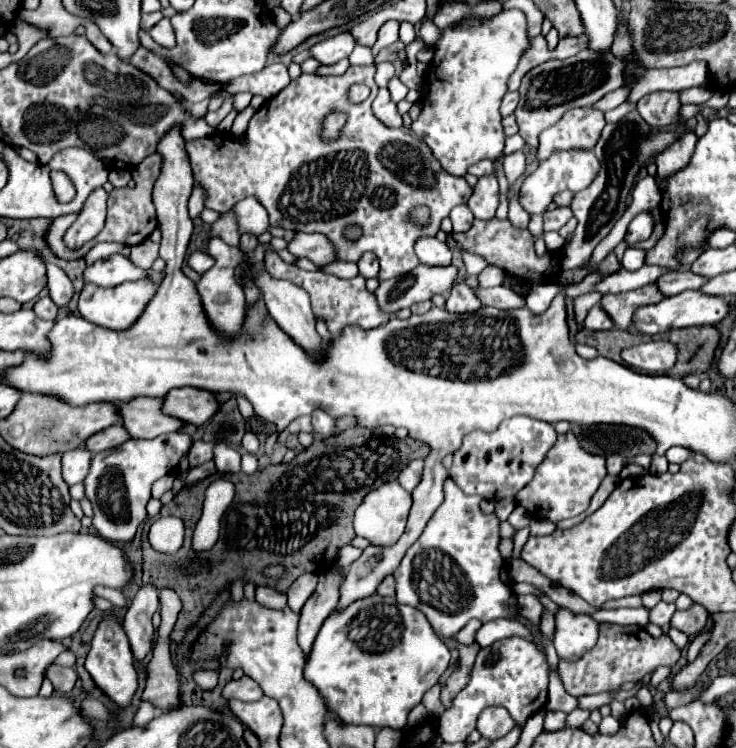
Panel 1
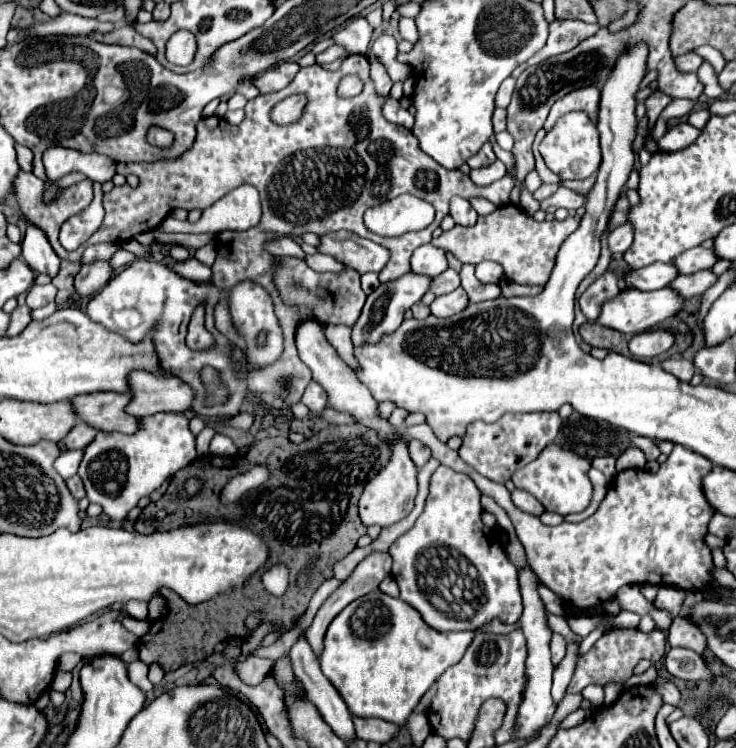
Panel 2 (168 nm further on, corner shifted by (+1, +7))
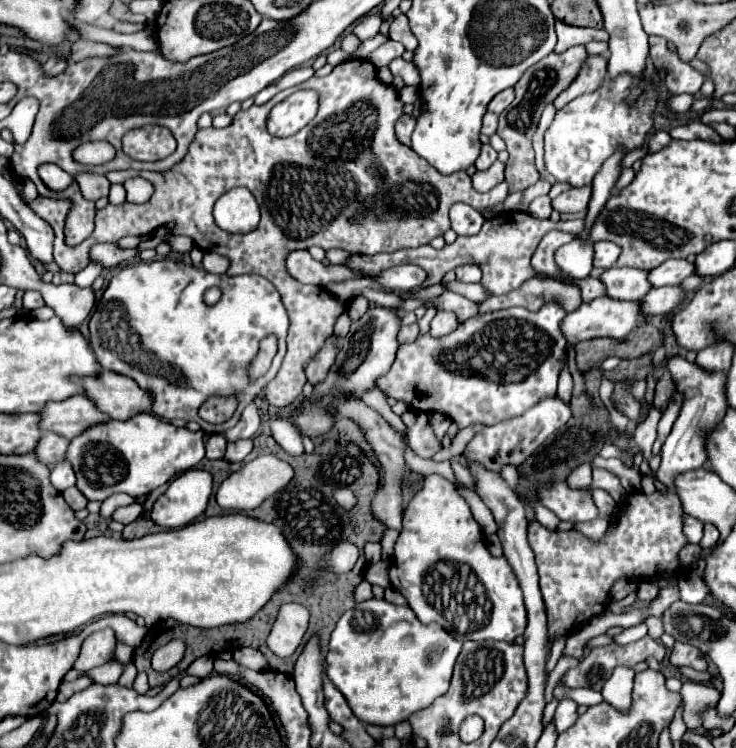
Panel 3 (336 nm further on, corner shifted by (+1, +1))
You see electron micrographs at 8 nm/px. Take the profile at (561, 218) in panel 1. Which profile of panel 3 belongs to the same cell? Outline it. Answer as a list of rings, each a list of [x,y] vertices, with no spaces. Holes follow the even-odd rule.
[[[580,187],[580,189],[568,189],[564,193],[560,193],[554,201],[552,207],[558,209],[560,213],[578,213],[578,211],[586,211],[588,209],[588,201],[592,195],[592,187]]]

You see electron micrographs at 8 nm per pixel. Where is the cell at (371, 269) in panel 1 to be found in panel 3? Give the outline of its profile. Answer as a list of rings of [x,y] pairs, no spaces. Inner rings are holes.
[[[510,211],[510,213],[502,213],[496,215],[492,219],[488,219],[482,227],[482,231],[474,237],[458,237],[456,243],[446,245],[444,249],[432,249],[430,245],[422,245],[416,249],[402,249],[394,253],[378,253],[378,255],[350,255],[350,259],[346,261],[346,265],[350,269],[356,271],[364,271],[368,275],[376,275],[382,269],[388,269],[392,266],[412,263],[418,265],[422,269],[426,269],[428,281],[426,285],[440,283],[442,277],[456,269],[462,263],[476,263],[482,269],[482,287],[490,293],[490,295],[506,295],[514,289],[518,289],[526,279],[536,277],[532,265],[530,265],[530,257],[536,251],[540,239],[550,231],[550,229],[566,229],[570,233],[580,233],[584,231],[584,221],[582,219],[574,219],[574,221],[552,221],[552,219],[538,219],[532,217],[528,213],[522,211]]]

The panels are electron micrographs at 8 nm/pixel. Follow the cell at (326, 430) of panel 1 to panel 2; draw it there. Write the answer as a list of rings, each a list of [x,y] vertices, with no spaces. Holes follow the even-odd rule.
[[[310,381],[310,385],[306,387],[306,391],[304,391],[304,395],[302,395],[300,401],[302,401],[312,413],[322,413],[322,409],[324,409],[326,403],[328,403],[328,397],[326,397],[326,391],[324,391],[318,383]]]

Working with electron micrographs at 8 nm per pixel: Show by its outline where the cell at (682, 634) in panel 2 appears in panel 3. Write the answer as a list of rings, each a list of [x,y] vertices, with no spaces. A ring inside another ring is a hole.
[[[676,643],[672,653],[670,653],[670,663],[674,667],[692,667],[696,671],[706,671],[708,663],[702,655],[702,651],[698,651],[694,645],[688,643]]]

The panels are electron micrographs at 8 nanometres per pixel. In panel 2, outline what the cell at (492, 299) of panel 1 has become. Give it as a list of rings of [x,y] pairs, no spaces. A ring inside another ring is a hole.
[[[464,265],[462,271],[460,271],[460,277],[462,277],[462,287],[464,291],[468,293],[470,297],[470,303],[478,303],[478,301],[486,301],[486,299],[496,299],[500,297],[500,285],[496,283],[480,283],[476,277],[474,277],[474,265]]]

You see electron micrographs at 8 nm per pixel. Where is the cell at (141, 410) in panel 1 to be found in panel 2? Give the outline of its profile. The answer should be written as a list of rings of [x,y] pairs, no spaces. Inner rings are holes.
[[[88,393],[72,399],[82,421],[94,425],[100,431],[120,431],[134,433],[140,429],[140,419],[126,415],[126,405],[130,403],[130,393]]]

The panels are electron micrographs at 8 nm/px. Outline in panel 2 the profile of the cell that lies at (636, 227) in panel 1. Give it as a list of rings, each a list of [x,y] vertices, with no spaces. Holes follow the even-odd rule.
[[[624,223],[620,227],[616,227],[610,235],[608,235],[608,245],[610,245],[610,251],[612,253],[626,253],[626,249],[630,249],[632,245],[632,225],[630,223]]]

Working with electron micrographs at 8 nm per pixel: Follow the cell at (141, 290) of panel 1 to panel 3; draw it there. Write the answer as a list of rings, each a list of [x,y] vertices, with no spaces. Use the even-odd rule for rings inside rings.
[[[162,259],[150,263],[138,263],[134,267],[124,267],[110,279],[108,289],[102,295],[98,309],[90,319],[90,347],[96,353],[98,365],[102,369],[126,375],[138,383],[144,391],[150,391],[154,403],[152,413],[160,419],[184,419],[196,421],[206,433],[222,433],[236,425],[240,419],[242,409],[256,397],[260,391],[274,379],[276,371],[282,365],[286,353],[286,329],[288,329],[288,315],[280,301],[278,291],[270,285],[268,279],[258,275],[238,275],[228,277],[228,291],[226,291],[226,277],[228,275],[212,275],[202,267],[192,267],[192,263],[178,261],[178,259]],[[210,287],[222,289],[222,299],[216,305],[204,303],[204,291]],[[268,335],[276,335],[278,339],[278,353],[272,361],[270,371],[256,379],[248,379],[248,367],[252,365],[260,341]],[[210,397],[236,397],[238,409],[234,415],[222,423],[212,425],[198,417],[198,409]]]

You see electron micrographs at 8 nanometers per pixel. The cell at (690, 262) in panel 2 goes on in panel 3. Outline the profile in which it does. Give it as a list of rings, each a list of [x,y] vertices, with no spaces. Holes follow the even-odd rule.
[[[668,259],[660,267],[648,273],[652,287],[664,287],[664,285],[680,285],[686,277],[694,273],[694,265],[686,259]]]

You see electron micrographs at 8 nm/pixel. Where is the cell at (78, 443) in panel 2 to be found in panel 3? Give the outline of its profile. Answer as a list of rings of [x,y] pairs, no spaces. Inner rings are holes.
[[[44,433],[40,437],[40,443],[36,443],[34,447],[34,455],[46,467],[54,467],[54,463],[64,461],[66,447],[68,447],[68,439],[62,439],[60,435],[54,435],[54,433]]]

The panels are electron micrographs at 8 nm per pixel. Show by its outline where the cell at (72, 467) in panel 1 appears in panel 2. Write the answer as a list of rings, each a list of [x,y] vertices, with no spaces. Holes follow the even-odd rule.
[[[68,449],[68,451],[62,451],[62,455],[56,459],[54,467],[56,467],[56,471],[58,471],[64,479],[68,479],[68,477],[76,475],[80,461],[82,461],[82,451],[80,451],[80,449],[78,449],[78,451],[76,451],[76,449]]]

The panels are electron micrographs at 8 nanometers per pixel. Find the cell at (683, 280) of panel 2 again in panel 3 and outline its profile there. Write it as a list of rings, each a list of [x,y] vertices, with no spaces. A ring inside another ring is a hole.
[[[658,287],[650,289],[646,297],[640,299],[642,315],[654,317],[654,315],[666,315],[672,307],[678,307],[686,299],[686,293],[680,287]]]

